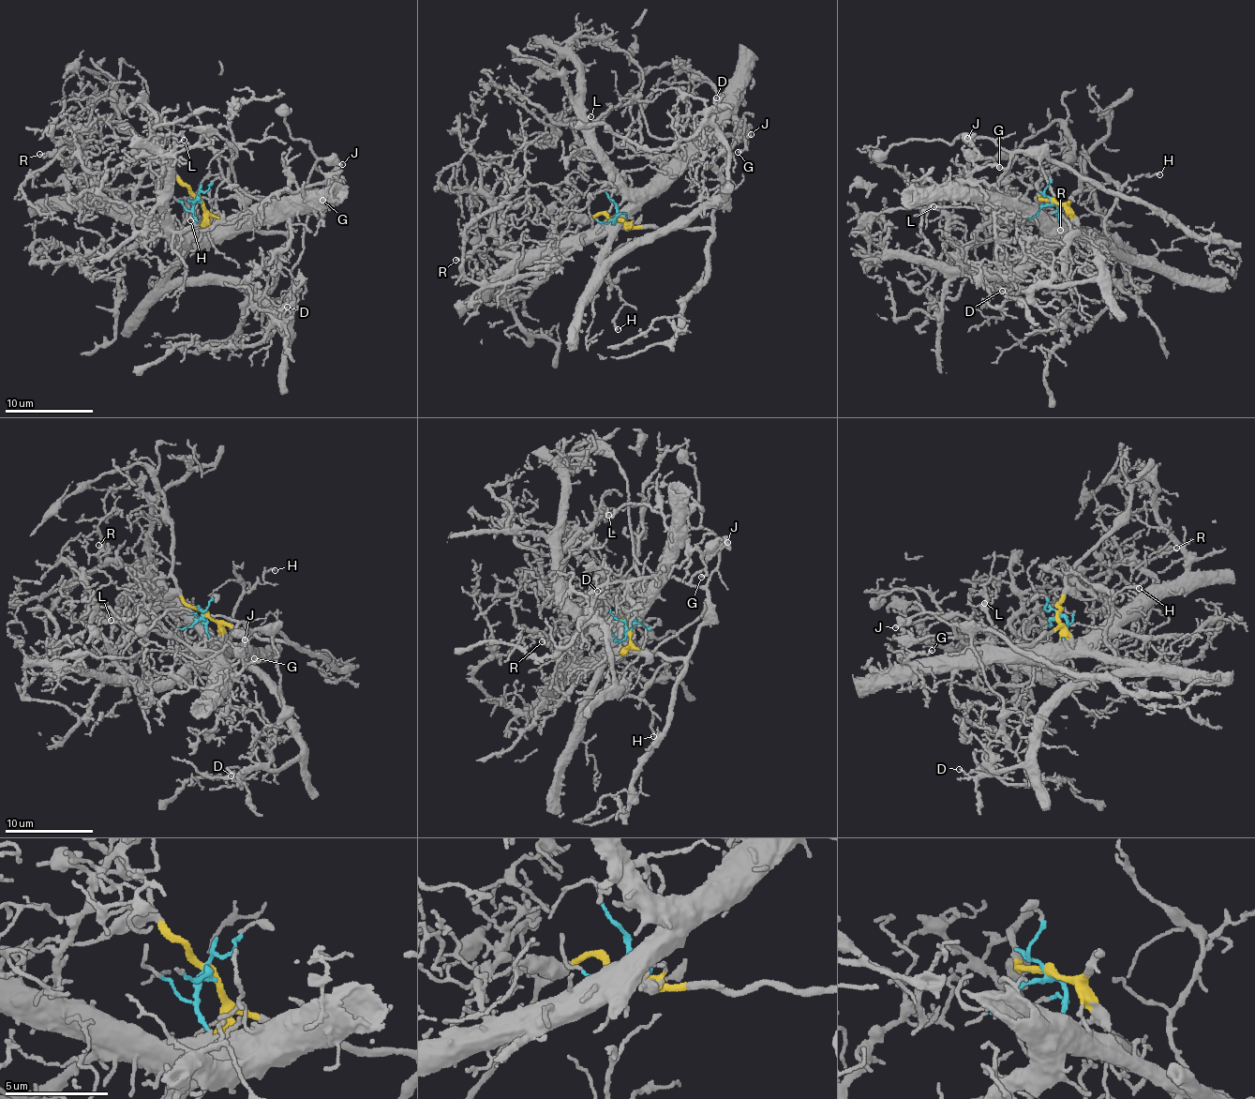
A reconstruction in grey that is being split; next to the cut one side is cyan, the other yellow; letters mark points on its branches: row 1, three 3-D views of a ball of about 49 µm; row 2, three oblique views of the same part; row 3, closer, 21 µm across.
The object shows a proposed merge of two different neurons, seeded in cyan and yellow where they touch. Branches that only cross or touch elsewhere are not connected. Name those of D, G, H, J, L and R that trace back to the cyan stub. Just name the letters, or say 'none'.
D, G, H, L, R

